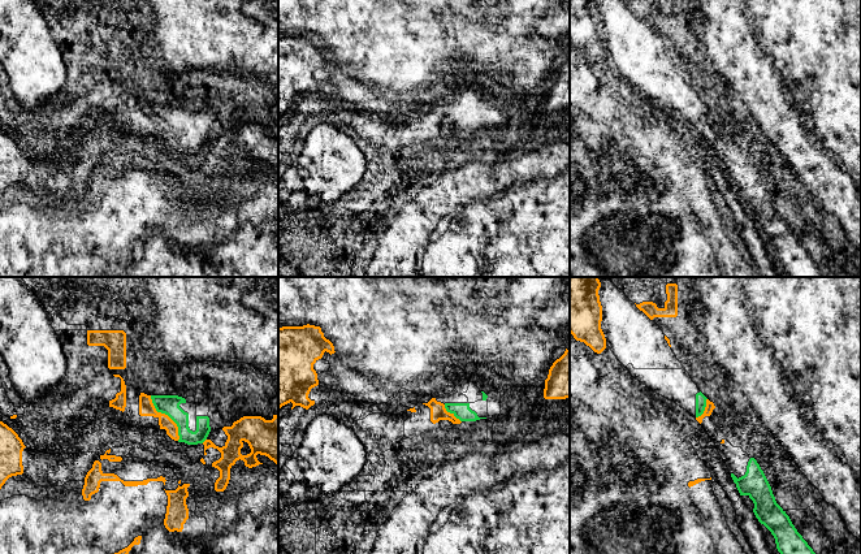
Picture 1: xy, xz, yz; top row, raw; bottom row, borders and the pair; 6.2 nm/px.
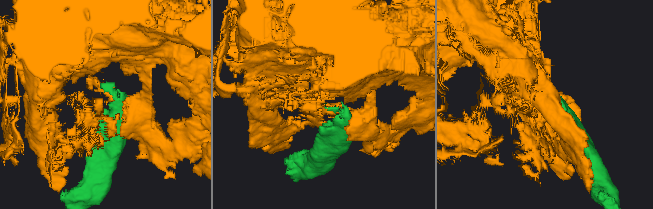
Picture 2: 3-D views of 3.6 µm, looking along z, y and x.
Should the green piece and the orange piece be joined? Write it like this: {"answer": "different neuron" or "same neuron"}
{"answer": "different neuron"}

